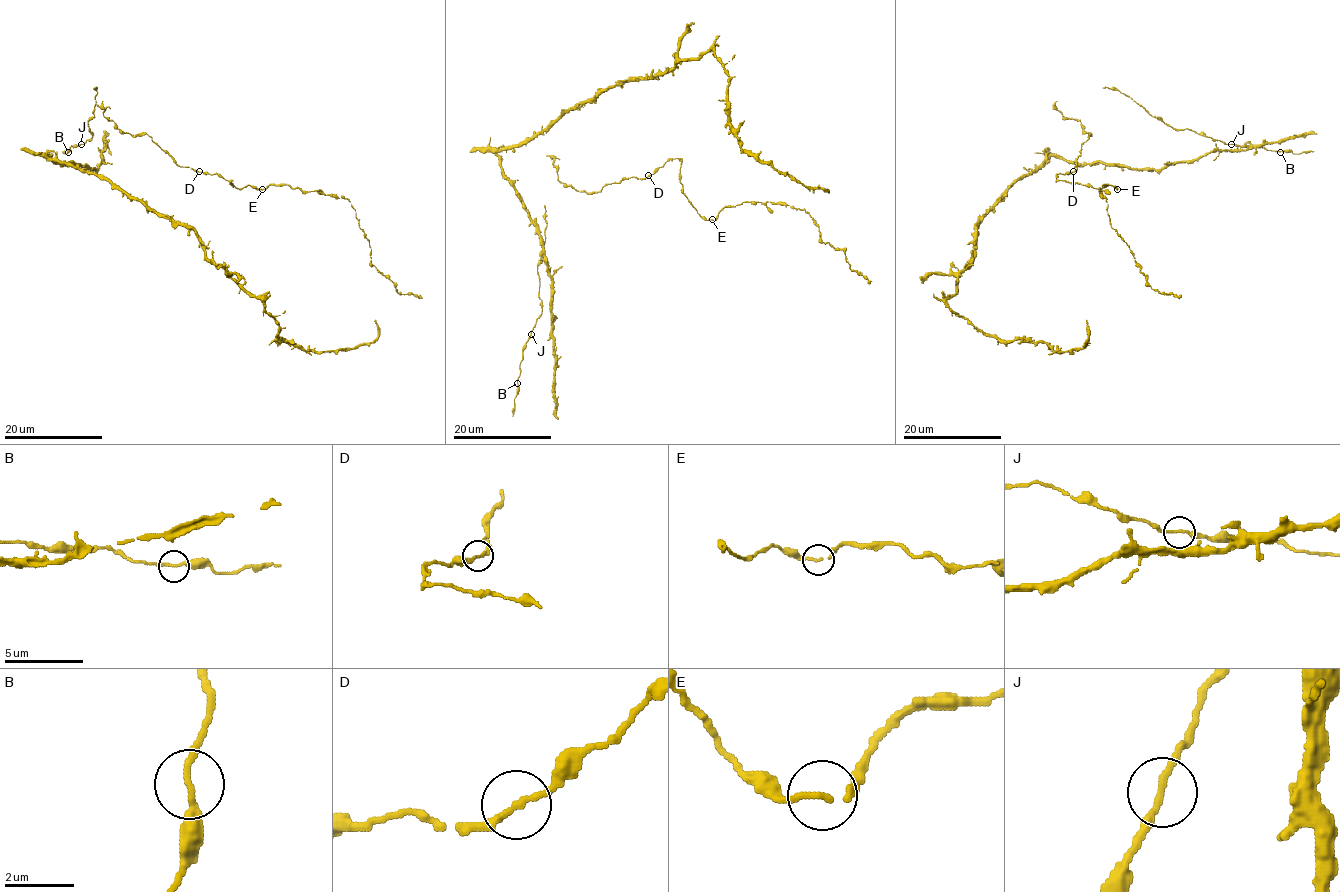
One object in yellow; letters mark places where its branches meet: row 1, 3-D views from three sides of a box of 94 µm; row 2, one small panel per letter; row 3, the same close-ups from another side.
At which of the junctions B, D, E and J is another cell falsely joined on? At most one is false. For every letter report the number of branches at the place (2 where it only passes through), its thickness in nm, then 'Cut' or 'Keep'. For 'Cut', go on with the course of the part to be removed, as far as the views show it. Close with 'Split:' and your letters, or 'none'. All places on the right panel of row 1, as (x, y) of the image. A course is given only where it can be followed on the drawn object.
B: Branches: 2. Thickness 180 nm. Keep
D: Branches: 2. Thickness 190 nm. Keep
E: Branches: 2. Thickness 170 nm. Keep
J: Branches: 2. Thickness 180 nm. Keep
Split: none

